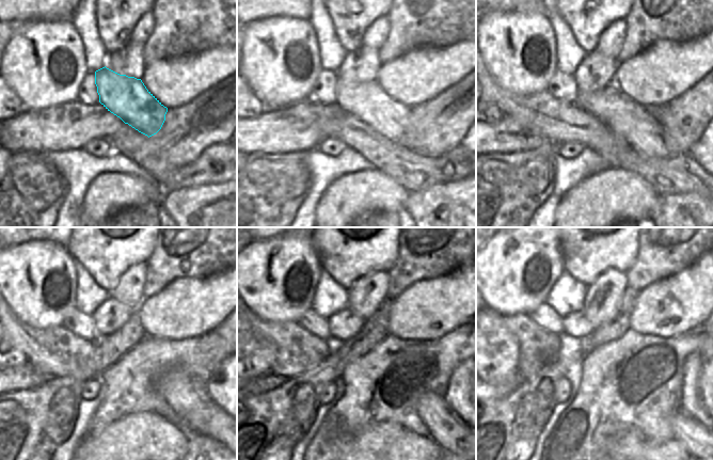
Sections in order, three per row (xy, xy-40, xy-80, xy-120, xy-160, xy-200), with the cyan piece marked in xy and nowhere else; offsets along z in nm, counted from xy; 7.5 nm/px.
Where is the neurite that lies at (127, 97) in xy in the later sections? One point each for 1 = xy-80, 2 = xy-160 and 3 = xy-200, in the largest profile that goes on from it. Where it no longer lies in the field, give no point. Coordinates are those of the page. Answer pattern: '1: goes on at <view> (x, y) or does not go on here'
1: goes on at xy-80 (631, 121)
2: goes on at xy-160 (428, 402)
3: goes on at xy-200 (693, 439)

